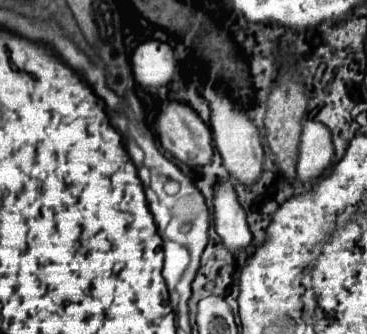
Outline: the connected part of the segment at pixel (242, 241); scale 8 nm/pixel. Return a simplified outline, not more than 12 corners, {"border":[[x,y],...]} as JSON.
{"border":[[217,186],[215,232],[233,256],[253,242],[233,188]]}

